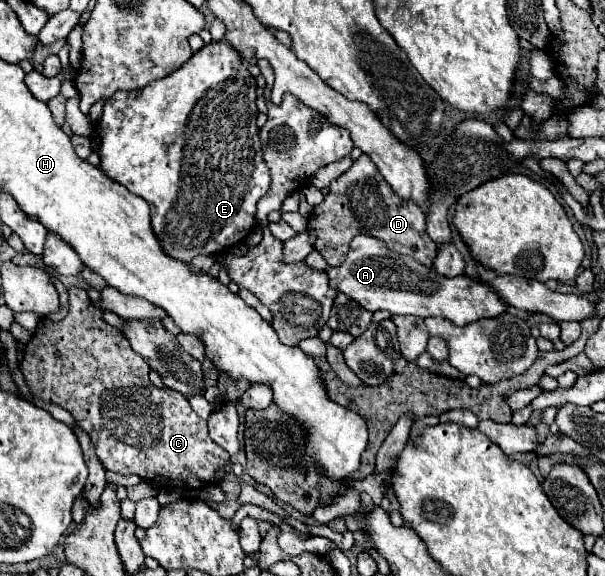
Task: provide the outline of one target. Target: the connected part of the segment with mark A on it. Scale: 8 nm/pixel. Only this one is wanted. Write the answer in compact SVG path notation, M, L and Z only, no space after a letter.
M359 234L351 240L351 250L343 266L327 268L327 276L331 288L357 300L369 312L389 310L391 314L411 314L419 318L441 316L457 326L465 326L477 322L479 318L495 318L507 308L507 304L489 284L469 276L447 278L435 274L433 268L425 268L409 256L389 250L385 242L365 234Z

